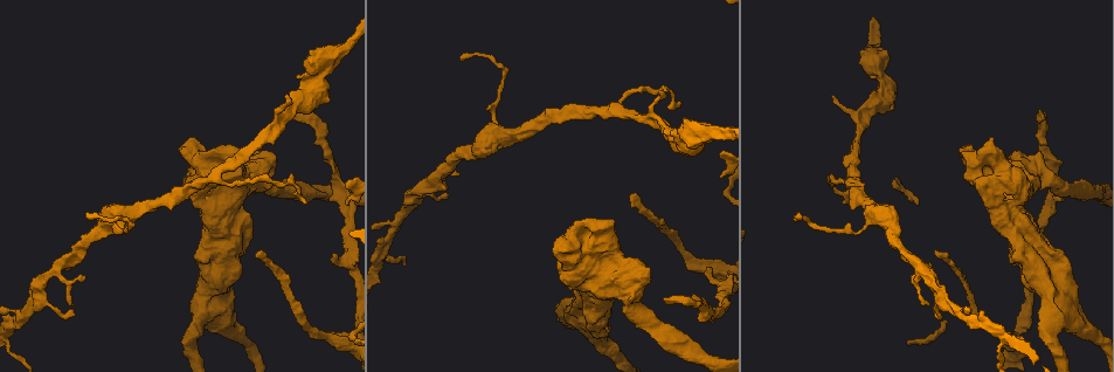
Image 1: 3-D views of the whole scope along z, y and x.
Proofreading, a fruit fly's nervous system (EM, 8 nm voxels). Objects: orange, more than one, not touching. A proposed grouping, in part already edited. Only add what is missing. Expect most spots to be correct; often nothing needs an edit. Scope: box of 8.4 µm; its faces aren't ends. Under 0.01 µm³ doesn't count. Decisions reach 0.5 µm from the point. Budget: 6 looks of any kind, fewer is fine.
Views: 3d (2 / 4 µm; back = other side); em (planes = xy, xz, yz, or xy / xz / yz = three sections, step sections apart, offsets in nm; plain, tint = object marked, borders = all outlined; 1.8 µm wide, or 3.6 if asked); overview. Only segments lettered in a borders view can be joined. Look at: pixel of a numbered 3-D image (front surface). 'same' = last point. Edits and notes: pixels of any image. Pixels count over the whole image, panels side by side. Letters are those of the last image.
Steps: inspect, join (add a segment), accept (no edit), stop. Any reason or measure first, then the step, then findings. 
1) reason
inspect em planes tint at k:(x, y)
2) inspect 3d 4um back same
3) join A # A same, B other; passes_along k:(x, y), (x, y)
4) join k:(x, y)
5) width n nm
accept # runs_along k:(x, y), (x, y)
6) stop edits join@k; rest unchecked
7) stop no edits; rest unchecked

branch stops here
inspect 3d 2um at 1:(708, 267)

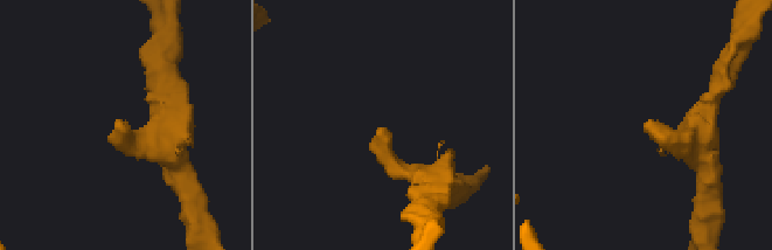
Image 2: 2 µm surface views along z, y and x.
need the tissue
inspect em planes plain at 2:(644, 123)

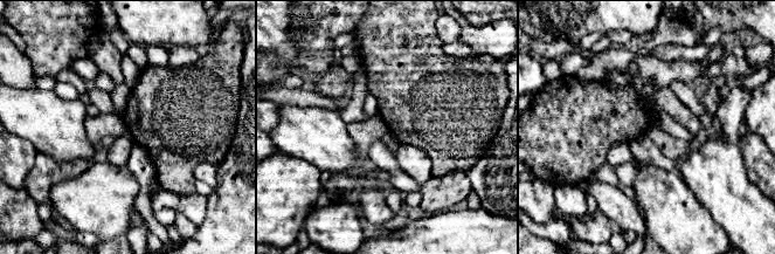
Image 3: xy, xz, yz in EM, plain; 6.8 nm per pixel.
see the neighbours
inspect em planes borders same

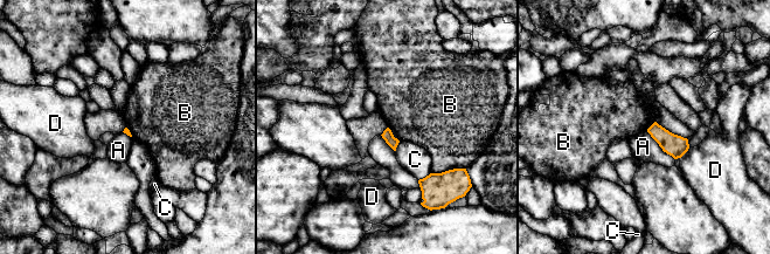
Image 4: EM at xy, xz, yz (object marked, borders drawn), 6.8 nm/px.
accept # A other, B other, C other, D other; border 4:(457, 167), (439, 173), (431, 173); none of them fits

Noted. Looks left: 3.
end of a long branch
inspect 3d 4um back at 1:(848, 201)

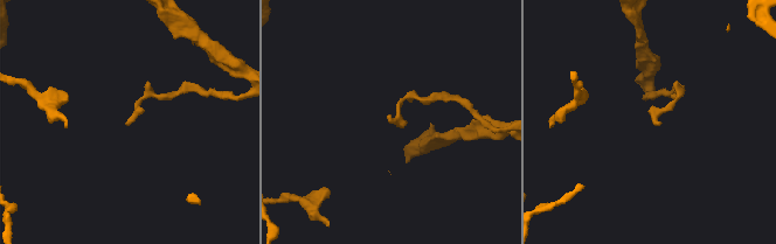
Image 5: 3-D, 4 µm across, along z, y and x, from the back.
inspect em planes borders at 5:(388, 120)

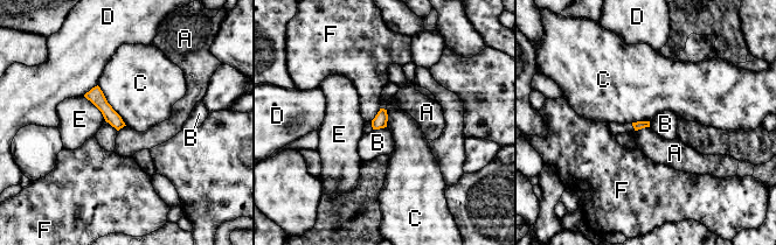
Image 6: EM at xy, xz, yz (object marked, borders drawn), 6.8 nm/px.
width 60 nm
accept # A other, B other, C other, D other, E other, F other; border 6:(97, 85), (106, 102), (126, 125); no lettered segment goes on from it

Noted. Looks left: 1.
abrupt turn
inspect em planes borders at 1:(919, 268)

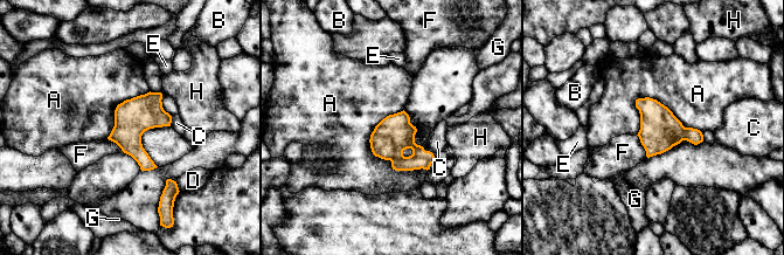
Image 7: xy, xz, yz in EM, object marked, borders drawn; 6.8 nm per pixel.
longest_contact A 440 nm
accept # A other, B other, C other, D other, E other, F other, G other, H other; border 7:(403, 109), (369, 147), (413, 171); none of them fits

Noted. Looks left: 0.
stop no edits; rest unchecked

